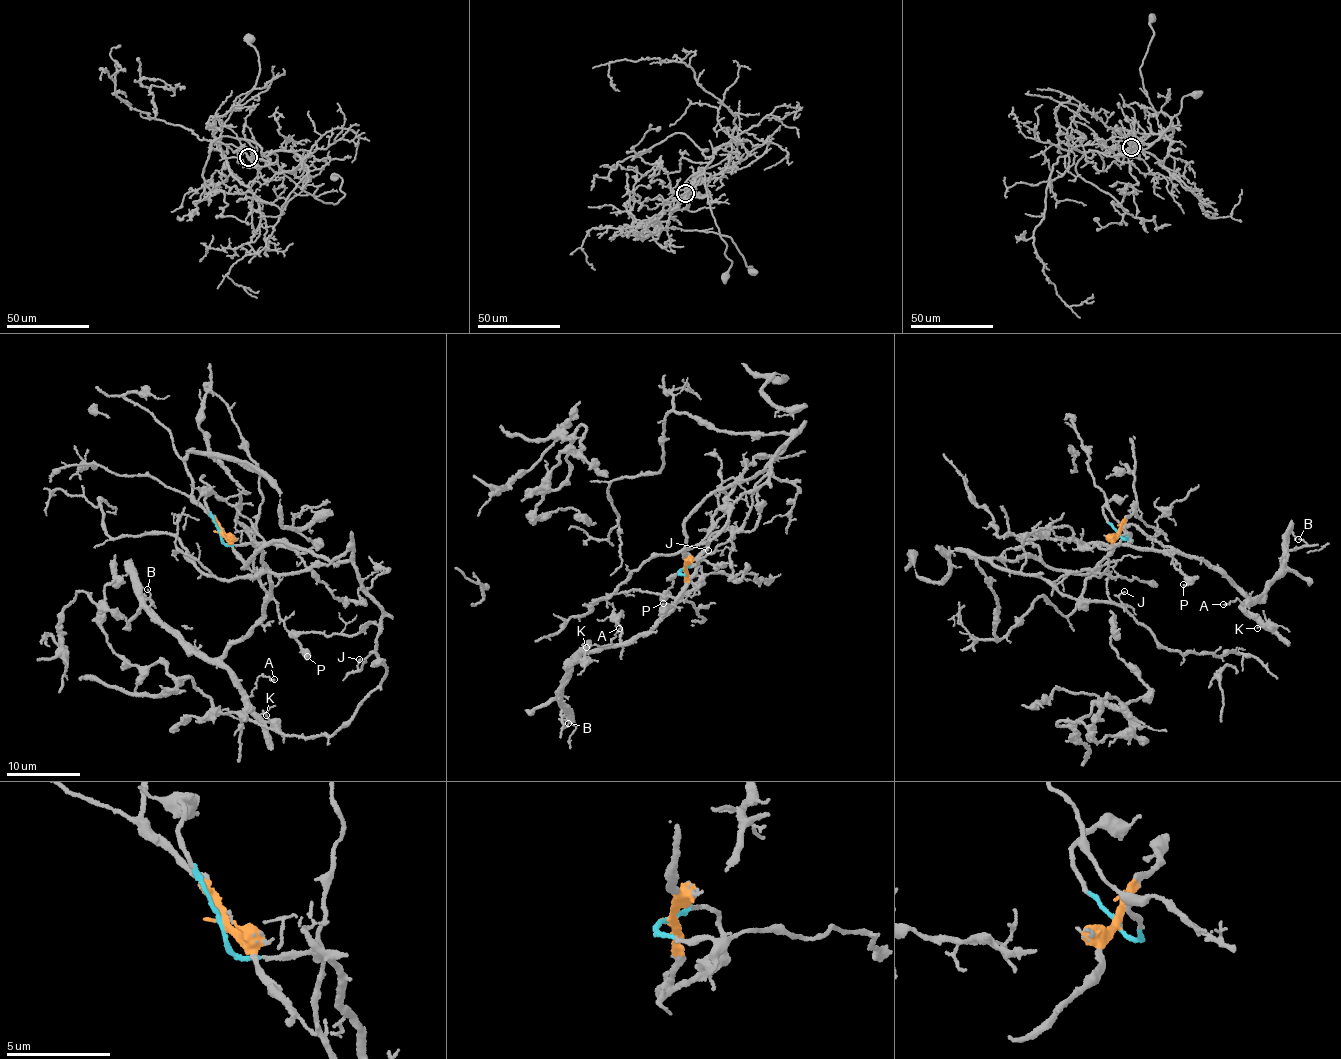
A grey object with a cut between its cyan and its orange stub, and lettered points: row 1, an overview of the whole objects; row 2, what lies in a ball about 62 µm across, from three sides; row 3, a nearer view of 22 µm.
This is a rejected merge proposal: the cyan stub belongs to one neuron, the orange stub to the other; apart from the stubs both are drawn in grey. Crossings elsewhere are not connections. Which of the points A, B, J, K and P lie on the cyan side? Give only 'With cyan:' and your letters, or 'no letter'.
With cyan: A, B, K, P

